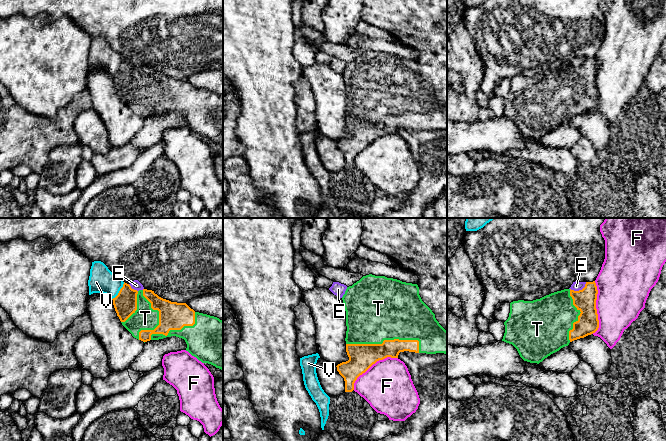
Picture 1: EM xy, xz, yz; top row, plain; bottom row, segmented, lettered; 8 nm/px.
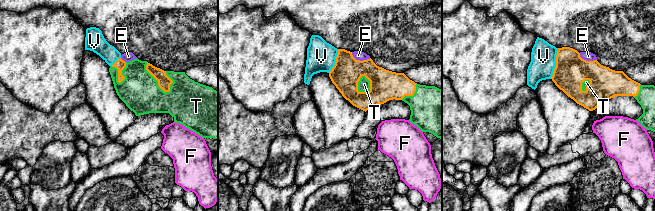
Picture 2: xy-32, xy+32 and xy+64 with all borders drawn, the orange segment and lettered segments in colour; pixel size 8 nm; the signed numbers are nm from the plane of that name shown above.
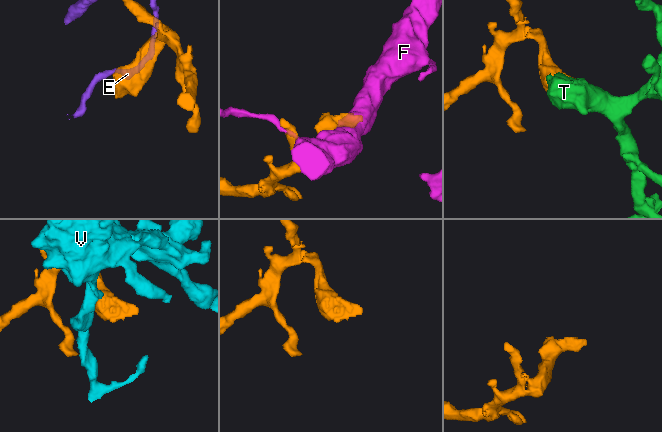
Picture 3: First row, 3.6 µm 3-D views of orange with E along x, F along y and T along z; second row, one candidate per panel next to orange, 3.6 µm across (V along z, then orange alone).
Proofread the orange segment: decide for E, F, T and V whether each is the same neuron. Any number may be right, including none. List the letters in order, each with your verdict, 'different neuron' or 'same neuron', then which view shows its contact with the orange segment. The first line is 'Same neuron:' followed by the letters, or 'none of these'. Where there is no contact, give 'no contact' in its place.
Same neuron: T
E: different neuron; contact in yz
F: different neuron; contact in yz
T: same neuron; contact in xz
V: different neuron; contact in xy

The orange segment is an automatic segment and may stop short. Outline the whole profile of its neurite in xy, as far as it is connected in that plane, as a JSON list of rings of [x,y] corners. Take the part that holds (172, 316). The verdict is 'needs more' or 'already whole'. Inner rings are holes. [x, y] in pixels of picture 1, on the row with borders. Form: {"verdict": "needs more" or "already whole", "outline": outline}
{"verdict": "needs more", "outline": [[[125,282],[112,300],[122,325],[134,338],[144,343],[171,336],[182,338],[192,356],[223,371],[223,321],[219,318],[195,312],[186,303],[163,299],[152,290],[134,290]]]}

